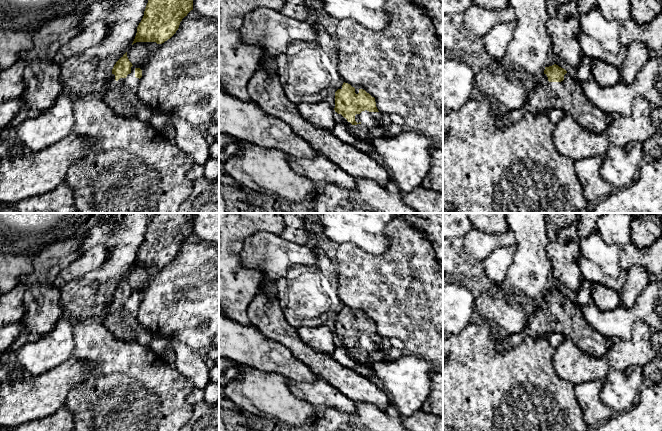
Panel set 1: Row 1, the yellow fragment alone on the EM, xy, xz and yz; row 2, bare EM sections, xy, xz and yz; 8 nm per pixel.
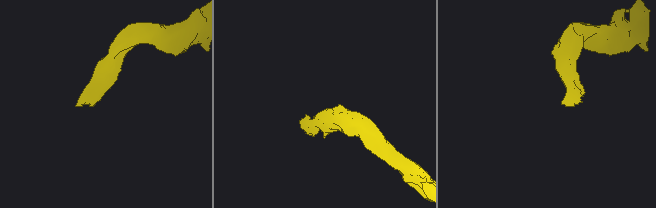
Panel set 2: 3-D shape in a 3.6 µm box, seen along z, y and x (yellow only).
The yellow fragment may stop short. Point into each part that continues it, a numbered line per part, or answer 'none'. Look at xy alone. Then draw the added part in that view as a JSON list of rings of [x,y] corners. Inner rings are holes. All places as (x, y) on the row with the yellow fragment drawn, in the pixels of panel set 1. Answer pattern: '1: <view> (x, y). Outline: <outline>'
1: xy (121, 96). Outline: [[[131,67],[131,73],[126,78],[115,80],[111,74],[108,88],[102,99],[119,116],[135,116],[140,110],[146,108],[146,104],[138,97],[137,90],[140,79],[135,77],[135,67]]]

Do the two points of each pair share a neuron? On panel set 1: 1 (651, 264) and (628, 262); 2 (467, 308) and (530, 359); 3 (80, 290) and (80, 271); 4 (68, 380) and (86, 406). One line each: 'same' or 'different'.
1: same
2: different
3: different
4: different

